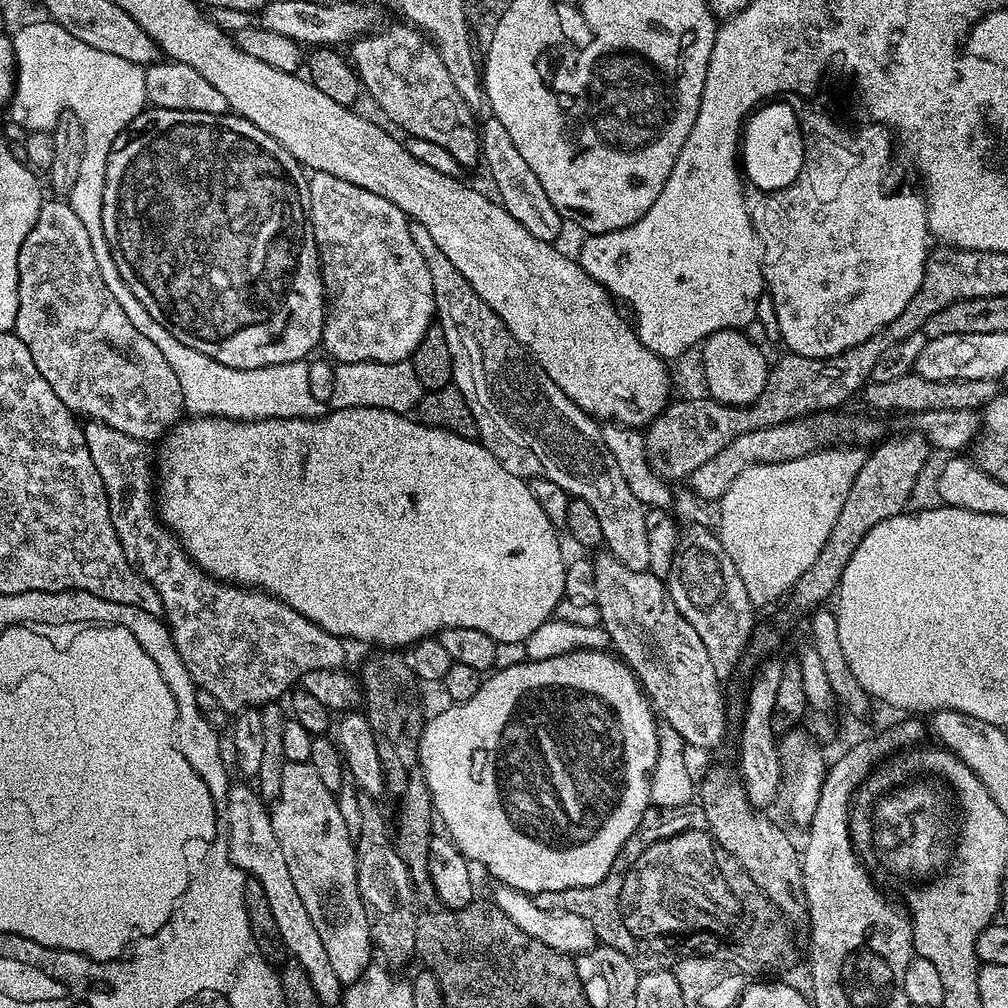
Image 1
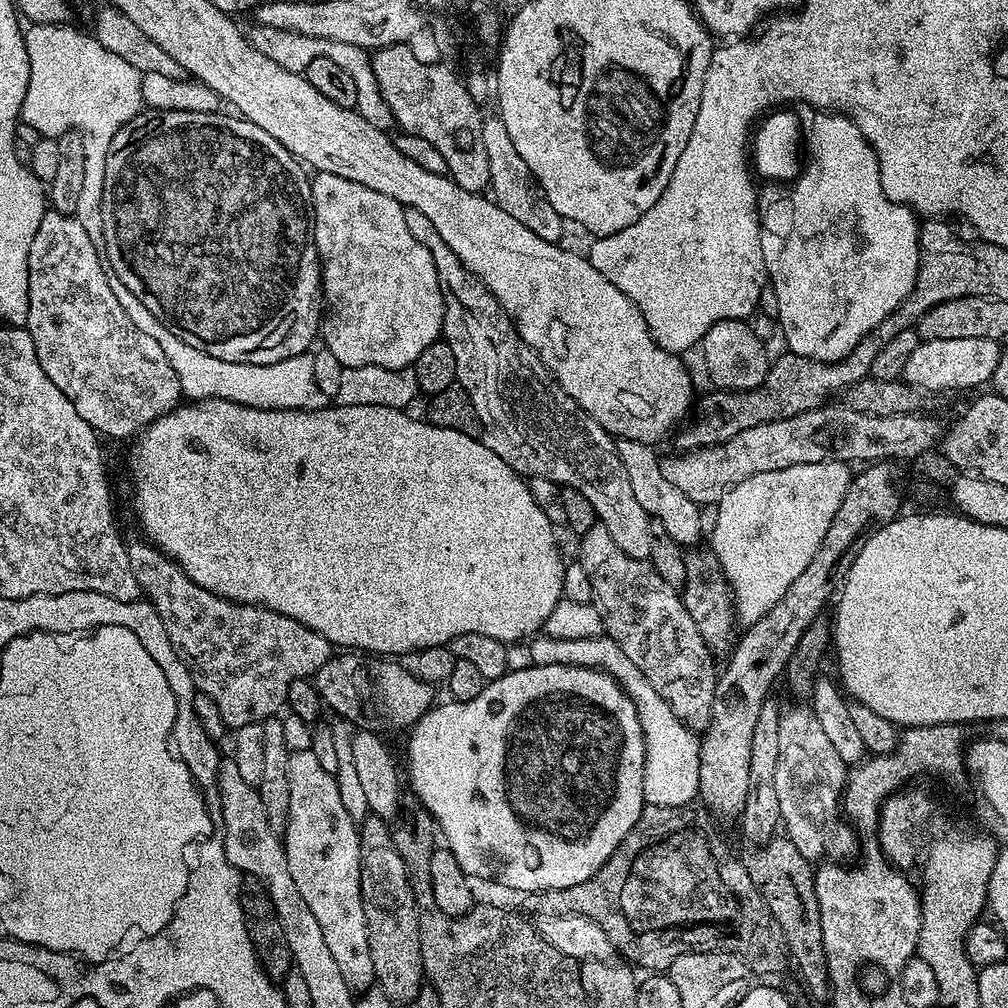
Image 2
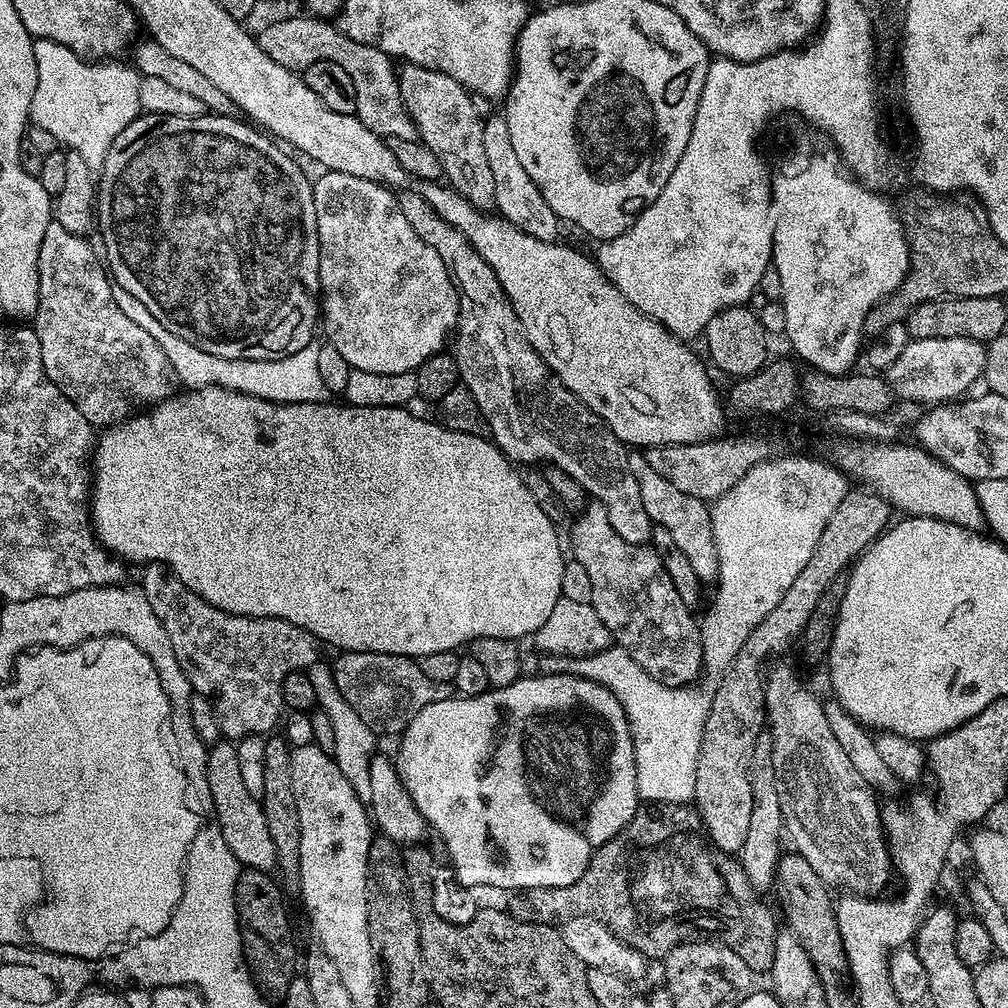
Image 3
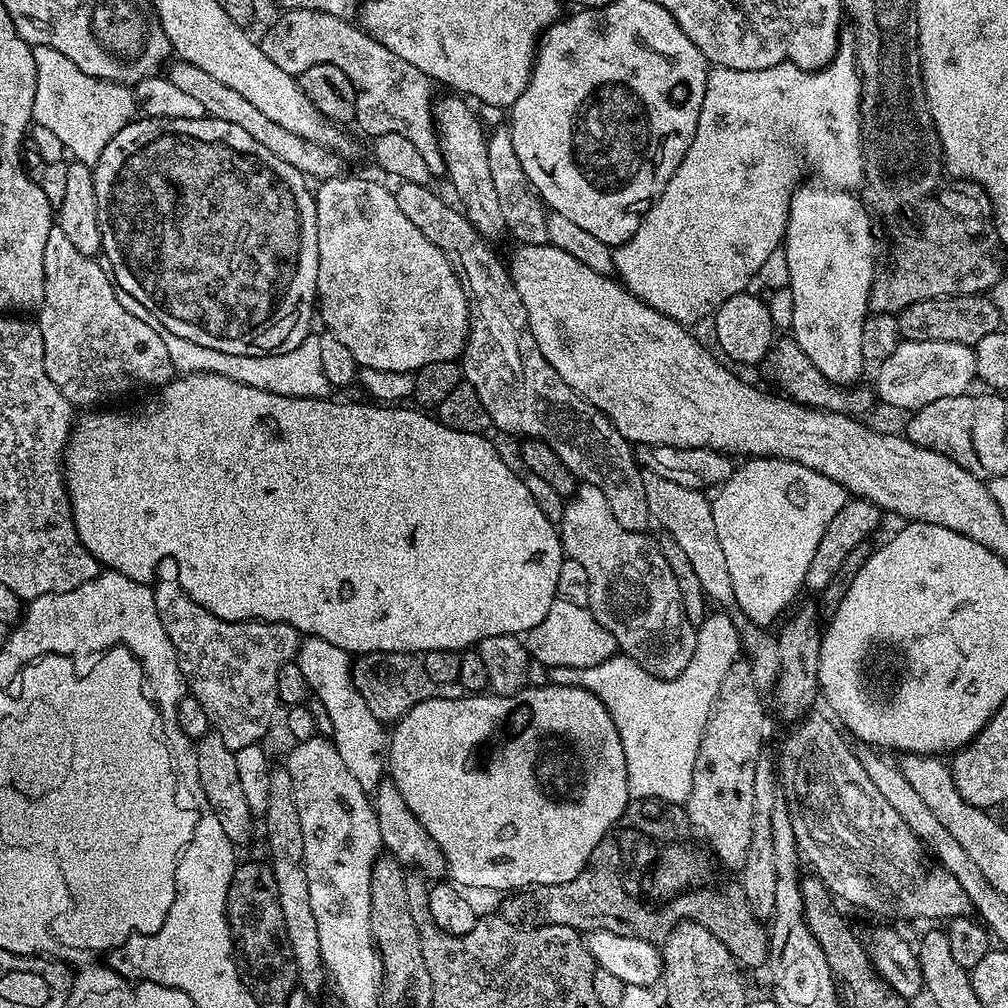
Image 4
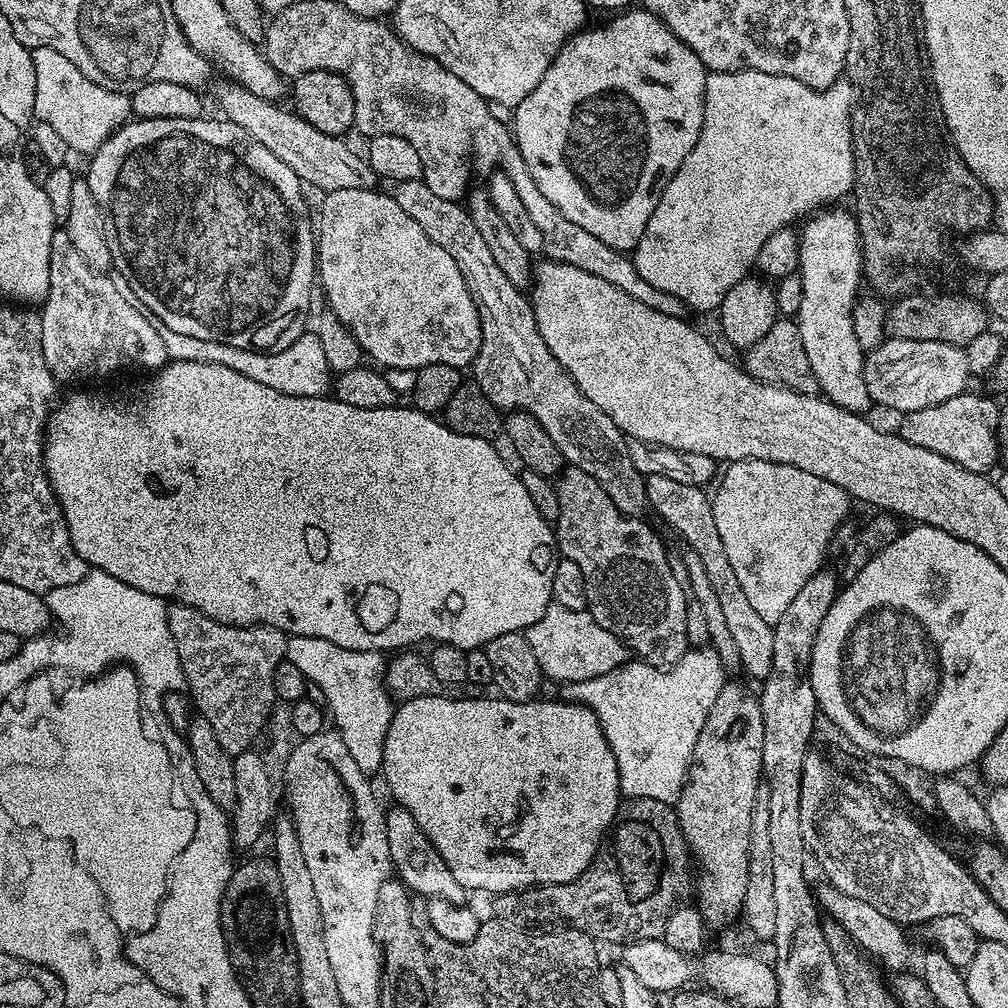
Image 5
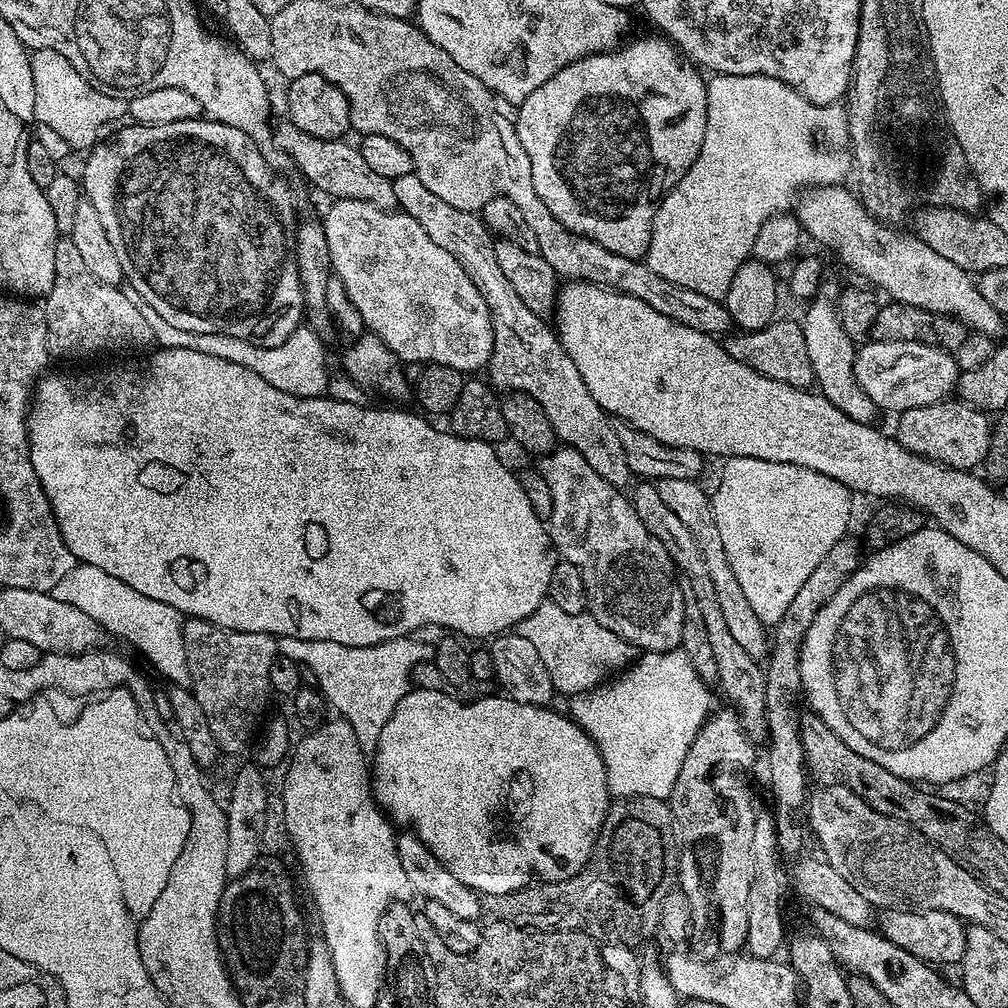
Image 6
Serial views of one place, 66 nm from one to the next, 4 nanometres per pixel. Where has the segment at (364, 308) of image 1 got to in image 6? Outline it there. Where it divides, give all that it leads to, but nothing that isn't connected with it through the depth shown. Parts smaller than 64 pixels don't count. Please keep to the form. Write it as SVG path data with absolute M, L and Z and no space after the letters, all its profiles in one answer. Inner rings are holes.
M333 199L329 204L328 213L322 216L322 223L332 263L332 272L342 280L342 285L345 286L345 292L349 295L350 302L354 304L355 310L358 310L362 316L365 329L371 335L378 337L400 361L408 366L411 364L418 364L417 366L441 364L453 367L454 370L463 374L476 374L479 373L476 372L479 368L480 371L487 369L488 359L492 353L492 315L478 290L478 286L474 286L470 274L466 274L466 270L457 262L454 254L442 250L442 246L438 246L438 242L434 242L434 238L430 238L430 234L426 234L426 230L422 230L422 226L418 226L418 222L414 222L414 218L410 218L410 214L399 210L379 209L378 206L371 205L370 202L366 201Z

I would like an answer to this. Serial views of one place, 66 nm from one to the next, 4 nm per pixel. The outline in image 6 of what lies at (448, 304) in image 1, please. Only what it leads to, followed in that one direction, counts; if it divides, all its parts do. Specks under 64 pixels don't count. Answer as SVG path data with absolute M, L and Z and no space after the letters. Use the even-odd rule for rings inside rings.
M415 174L393 180L392 184L397 198L396 208L410 214L410 218L414 218L414 222L418 222L418 226L422 226L422 230L426 230L426 234L430 234L430 238L442 246L442 250L454 254L466 274L470 274L474 286L478 286L490 310L492 353L486 376L489 376L487 379L493 389L504 388L505 393L521 392L534 398L545 410L561 445L578 450L578 454L582 454L582 458L586 458L586 462L590 462L590 466L602 474L610 486L627 489L634 477L630 462L626 462L626 450L622 450L613 417L604 412L602 406L594 402L590 390L586 390L586 382L582 382L578 366L574 366L566 350L562 350L553 325L545 317L534 314L534 310L528 309L526 302L514 294L510 281L498 267L498 257L494 255L494 236L483 219L475 212L457 210L450 206L450 202L442 202L438 194L422 186Z

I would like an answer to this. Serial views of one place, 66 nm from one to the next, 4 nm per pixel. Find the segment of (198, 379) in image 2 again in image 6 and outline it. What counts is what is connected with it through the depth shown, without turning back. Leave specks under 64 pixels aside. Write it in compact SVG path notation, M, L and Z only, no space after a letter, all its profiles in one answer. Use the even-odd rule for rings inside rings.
M126 291L126 299L133 306L138 306L138 311L146 318L150 325L153 341L166 348L185 348L198 350L202 354L210 354L212 360L226 358L226 362L238 362L240 368L254 370L258 378L266 378L270 386L275 386L284 393L294 394L296 397L316 397L323 395L328 389L330 369L326 366L326 354L319 336L306 324L301 324L294 330L290 338L282 342L281 346L258 346L246 342L242 338L234 338L230 334L198 334L190 330L178 330L178 326L170 326L142 294Z

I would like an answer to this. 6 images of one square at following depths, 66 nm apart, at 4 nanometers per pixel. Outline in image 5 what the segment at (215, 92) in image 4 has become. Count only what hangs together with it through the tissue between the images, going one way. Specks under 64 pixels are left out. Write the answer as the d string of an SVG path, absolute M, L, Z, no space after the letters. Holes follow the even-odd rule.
M232 82L220 84L216 88L216 104L221 108L223 119L241 126L255 141L261 142L276 158L290 166L298 174L301 183L314 186L320 192L344 189L370 189L377 185L376 172L341 137L323 134L314 129L291 109L284 110L273 101L258 98L240 84Z

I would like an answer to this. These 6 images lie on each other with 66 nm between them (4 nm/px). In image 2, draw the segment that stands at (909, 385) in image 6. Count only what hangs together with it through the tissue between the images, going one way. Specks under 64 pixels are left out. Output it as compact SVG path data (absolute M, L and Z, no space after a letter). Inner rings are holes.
M990 338L926 340L918 346L918 350L914 350L914 354L910 354L902 378L908 384L937 394L956 392L959 388L976 388L979 384L987 385L991 381L1001 351L1001 341Z

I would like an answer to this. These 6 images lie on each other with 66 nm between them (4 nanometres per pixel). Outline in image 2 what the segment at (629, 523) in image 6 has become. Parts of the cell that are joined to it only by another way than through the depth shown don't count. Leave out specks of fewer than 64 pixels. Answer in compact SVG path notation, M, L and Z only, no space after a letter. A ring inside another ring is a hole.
M599 522L586 530L578 542L578 563L584 567L586 574L590 574L590 586L594 586L594 603L604 619L607 636L618 642L618 646L622 646L622 654L626 654L626 658L630 658L630 662L634 662L634 666L642 670L649 688L665 700L679 720L693 730L707 728L708 721L712 719L718 664L716 668L712 661L714 653L702 638L702 634L698 634L698 626L694 626L694 618L690 618L686 610L683 595L677 588L670 586L670 582L666 582L648 560L630 558L630 554L624 554L614 543L614 538L610 538L610 530L606 530L606 526Z

